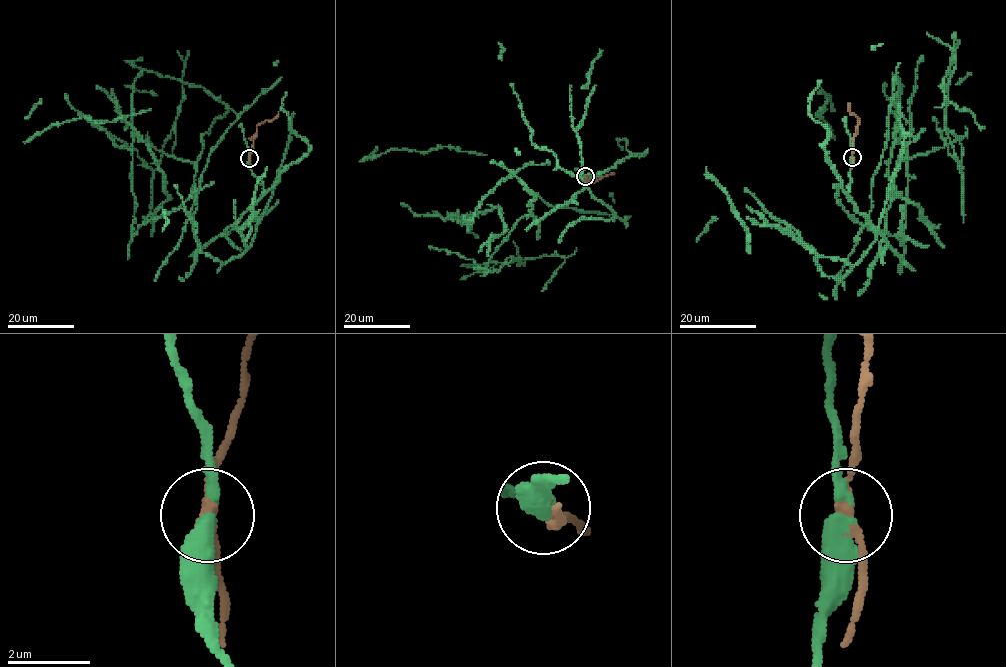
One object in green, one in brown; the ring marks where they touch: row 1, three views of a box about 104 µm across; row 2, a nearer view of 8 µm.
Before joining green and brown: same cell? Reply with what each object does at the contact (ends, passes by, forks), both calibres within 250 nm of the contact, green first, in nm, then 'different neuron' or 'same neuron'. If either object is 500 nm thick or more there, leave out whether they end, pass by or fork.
green passes by; brown passes by; 400 nm thick on the green side, 200 nm on the other; different neuron

